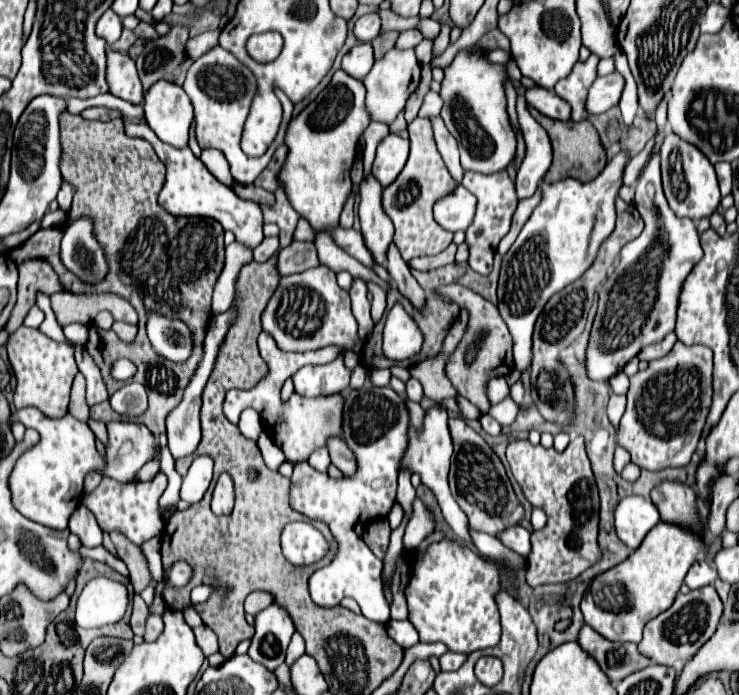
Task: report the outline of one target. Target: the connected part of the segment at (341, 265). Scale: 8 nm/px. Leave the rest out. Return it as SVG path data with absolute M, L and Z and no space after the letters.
M316 233L314 239L316 251L318 251L318 259L322 265L330 267L332 271L340 273L340 271L348 271L352 275L362 275L364 281L376 281L380 287L388 287L378 275L374 275L370 269L366 269L364 265L360 265L358 261L354 261L348 253L344 253L340 247L336 247L336 243L332 243L332 237L328 233Z

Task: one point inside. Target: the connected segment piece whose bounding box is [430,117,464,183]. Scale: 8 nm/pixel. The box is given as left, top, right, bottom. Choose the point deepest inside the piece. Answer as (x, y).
(447, 145)

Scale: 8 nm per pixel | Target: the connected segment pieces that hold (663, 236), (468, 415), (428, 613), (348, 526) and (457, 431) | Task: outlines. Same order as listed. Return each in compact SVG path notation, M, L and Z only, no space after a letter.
M658 153L648 159L638 179L634 205L646 227L634 241L622 247L620 265L608 277L604 287L600 287L598 313L586 353L586 371L592 379L610 379L622 371L628 359L638 355L642 347L660 343L670 331L674 331L682 283L694 263L702 259L694 221L676 217L664 197Z
M460 397L460 399L456 399L458 401L458 407L460 407L460 413L462 413L462 417L464 419L480 419L482 417L482 413L480 413L480 409L476 407L476 405L472 405L468 399L464 399L464 397Z
M442 539L432 543L420 563L412 563L412 577L408 583L408 619L418 629L420 641L444 643L454 653L472 653L476 649L494 647L500 641L500 617L494 603L494 593L500 589L498 565L484 561L474 549L460 545L454 539Z
M362 387L352 389L344 403L344 439L358 459L358 473L354 477L332 479L330 475L308 469L308 463L294 465L292 473L292 507L310 519L328 523L340 549L336 559L308 579L310 597L320 607L336 607L344 597L356 599L362 615L386 623L390 621L390 605L382 589L382 561L368 549L362 539L364 523L386 517L396 503L396 479L400 461L408 449L410 411L406 399L392 387Z
M462 417L450 419L448 425L454 441L454 455L450 467L450 491L456 503L462 507L462 511L468 515L470 527L480 533L500 535L508 527L520 525L520 521L524 519L524 507L518 501L498 455Z

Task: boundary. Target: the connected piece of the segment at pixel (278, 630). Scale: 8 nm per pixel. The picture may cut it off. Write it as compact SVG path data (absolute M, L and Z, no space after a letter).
M272 603L266 611L256 615L254 627L256 635L252 637L248 655L256 663L262 663L266 669L274 671L280 663L284 663L286 647L294 635L294 625L286 611Z

